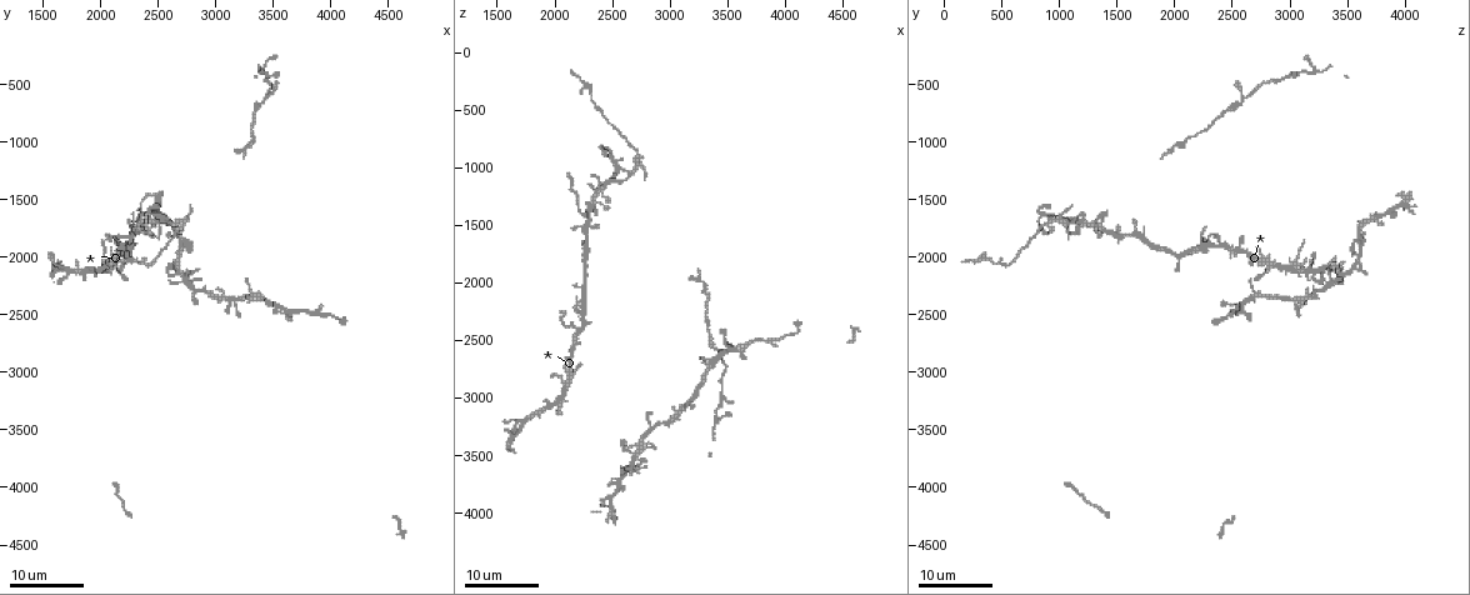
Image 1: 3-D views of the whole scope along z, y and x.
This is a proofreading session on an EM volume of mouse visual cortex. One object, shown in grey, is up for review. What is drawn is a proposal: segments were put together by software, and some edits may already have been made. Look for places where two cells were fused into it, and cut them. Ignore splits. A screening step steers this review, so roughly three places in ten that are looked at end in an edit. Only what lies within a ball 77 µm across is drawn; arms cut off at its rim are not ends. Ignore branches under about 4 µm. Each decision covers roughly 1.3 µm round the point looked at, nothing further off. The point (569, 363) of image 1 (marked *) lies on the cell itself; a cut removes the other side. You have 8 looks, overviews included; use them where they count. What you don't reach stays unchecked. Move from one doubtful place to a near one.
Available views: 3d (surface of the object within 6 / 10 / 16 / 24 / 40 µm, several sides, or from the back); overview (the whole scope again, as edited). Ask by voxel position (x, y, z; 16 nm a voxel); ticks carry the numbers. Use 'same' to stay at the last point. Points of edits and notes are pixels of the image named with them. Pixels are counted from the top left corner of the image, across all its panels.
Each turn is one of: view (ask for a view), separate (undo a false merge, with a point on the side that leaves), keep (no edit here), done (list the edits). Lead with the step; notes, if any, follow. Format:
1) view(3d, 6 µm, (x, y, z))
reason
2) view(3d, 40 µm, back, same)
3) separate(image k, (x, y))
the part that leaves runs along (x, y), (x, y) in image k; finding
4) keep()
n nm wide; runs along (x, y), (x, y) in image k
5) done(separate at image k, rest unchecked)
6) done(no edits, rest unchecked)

view(3d, 24 µm, (2740, 2120, 3520))
three arms meet

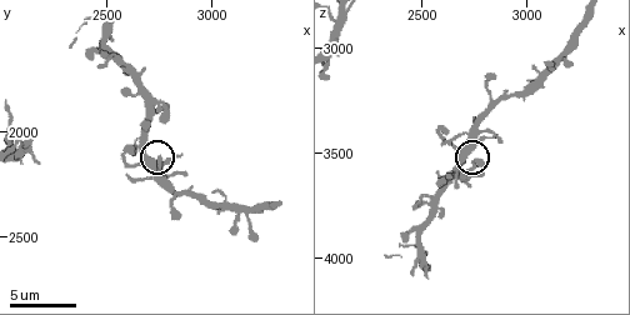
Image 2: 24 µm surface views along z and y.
view(3d, 6 µm, (2710, 2140, 3500))

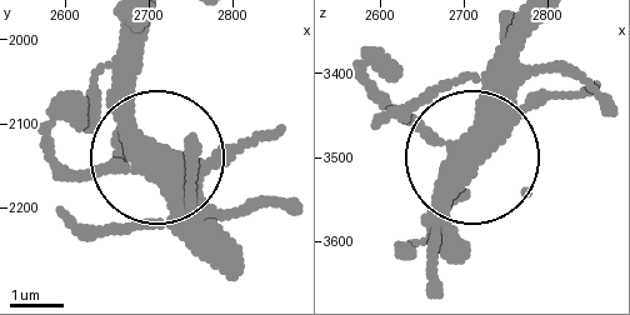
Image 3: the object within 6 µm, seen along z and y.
keep()
370 nm wide; all the same cell

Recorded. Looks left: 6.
view(3d, 24 µm, (3440, 420, 2980))
thick turns thin

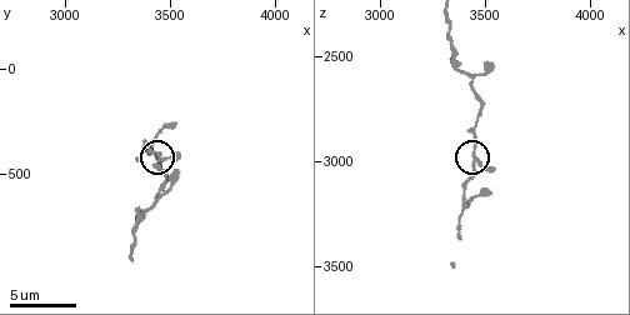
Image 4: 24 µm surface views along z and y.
view(3d, 6 µm, (3470, 430, 2980))
closer look

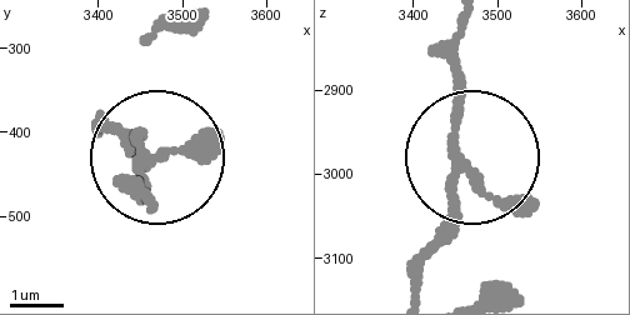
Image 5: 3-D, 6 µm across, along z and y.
keep()
180 nm wide; runs along (463, 24), (463, 159), (418, 293) in image 5; continuous, no second cell

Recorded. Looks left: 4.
view(3d, 10 µm, (3340, 750, 2440))
sudden change in width

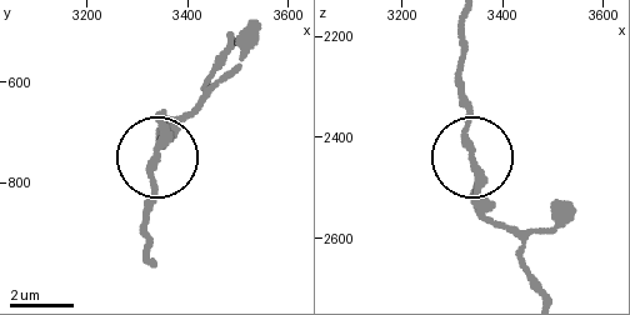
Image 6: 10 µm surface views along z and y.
view(3d, 10 µm, back, (3335, 745, 2435))

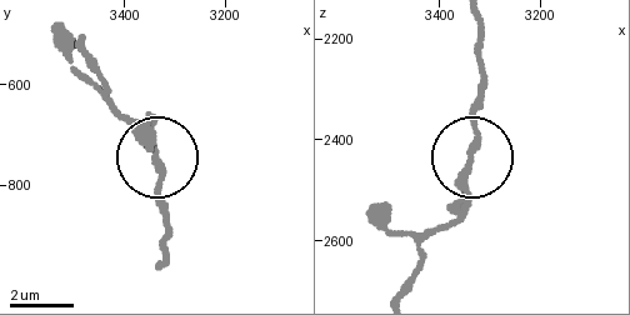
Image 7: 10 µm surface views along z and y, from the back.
keep()
all the same cell

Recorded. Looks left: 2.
view(3d, 16 µm, (2760, 1700, 940))
three arms meet

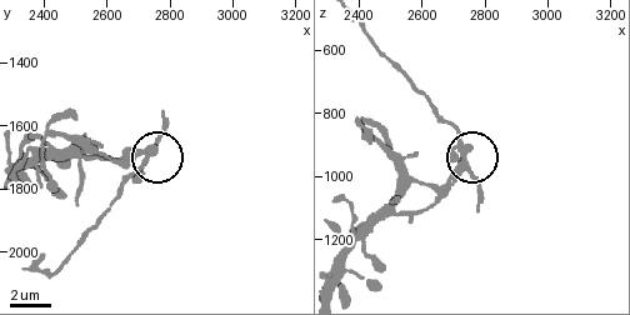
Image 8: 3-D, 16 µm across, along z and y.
view(3d, 10 µm, same)
zoom in

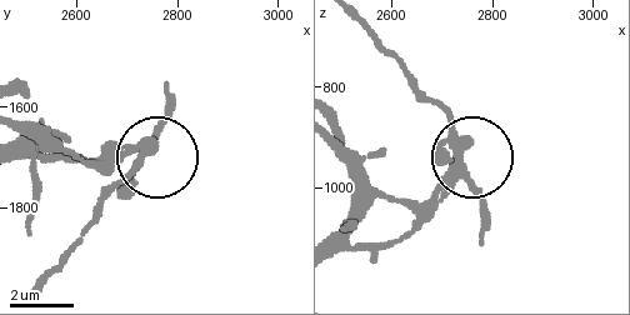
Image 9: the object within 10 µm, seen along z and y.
keep()
3 arms; runs along (338, 254), (394, 243), (464, 168), (489, 216) in image 9; one cell here

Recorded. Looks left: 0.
done(no edits, rest unchecked)

